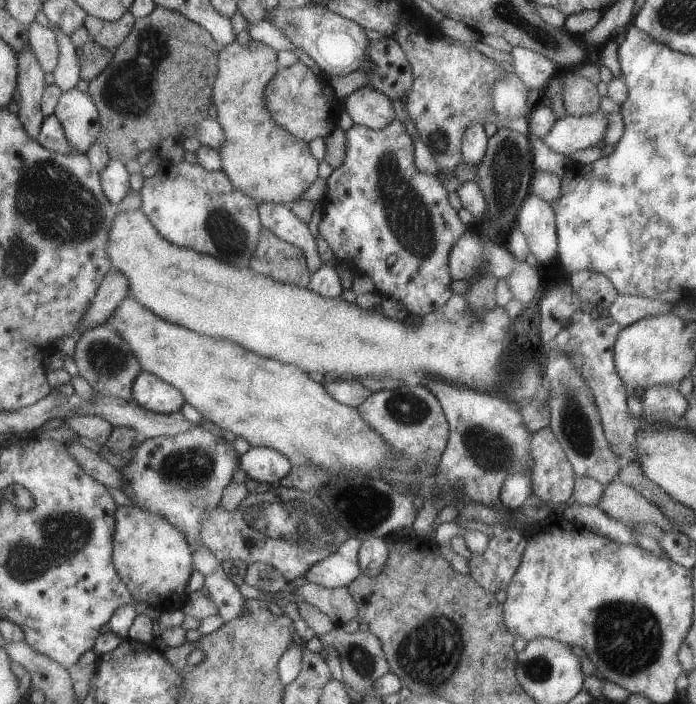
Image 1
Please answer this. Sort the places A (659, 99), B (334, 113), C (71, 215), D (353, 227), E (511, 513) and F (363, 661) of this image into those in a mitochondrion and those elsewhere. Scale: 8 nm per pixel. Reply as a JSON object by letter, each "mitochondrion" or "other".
{"A":"other","B":"other","C":"mitochondrion","D":"other","E":"other","F":"mitochondrion"}

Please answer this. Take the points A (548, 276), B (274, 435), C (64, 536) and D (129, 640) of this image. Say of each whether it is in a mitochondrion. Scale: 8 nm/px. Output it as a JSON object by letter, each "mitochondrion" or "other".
{"A":"other","B":"other","C":"mitochondrion","D":"other"}

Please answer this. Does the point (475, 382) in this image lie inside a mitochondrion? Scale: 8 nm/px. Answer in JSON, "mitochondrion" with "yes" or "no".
{"mitochondrion":"no"}

